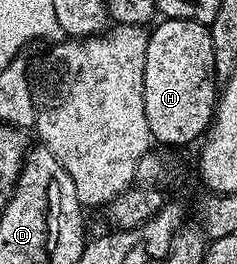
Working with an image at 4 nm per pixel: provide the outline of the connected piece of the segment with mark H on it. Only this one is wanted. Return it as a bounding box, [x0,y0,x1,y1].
[143,19,219,146]

